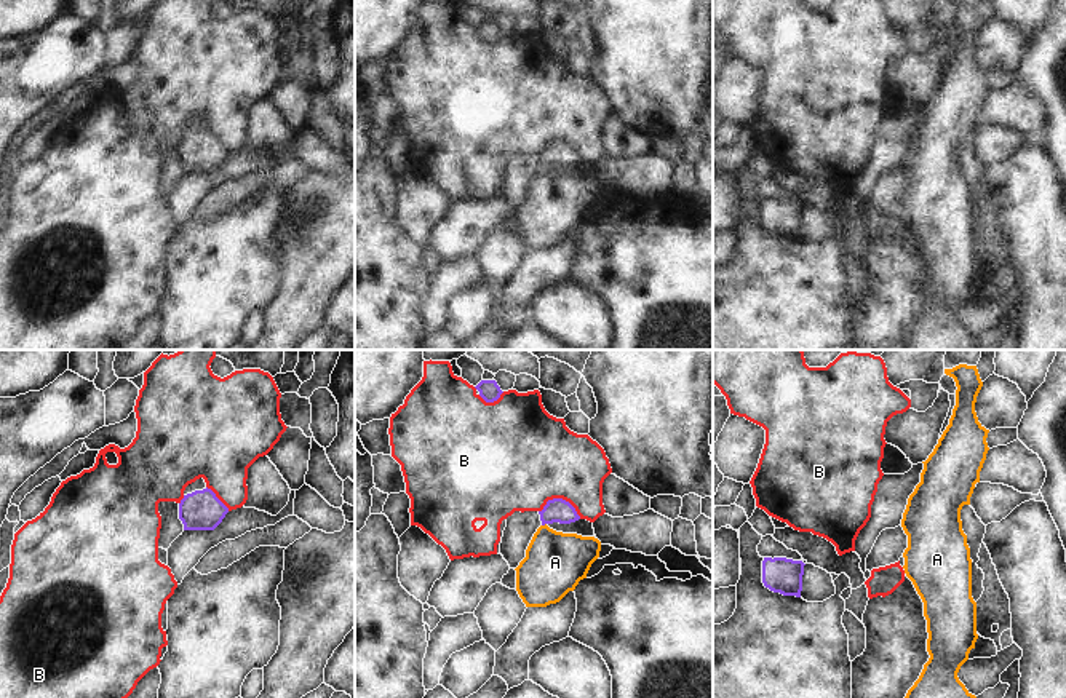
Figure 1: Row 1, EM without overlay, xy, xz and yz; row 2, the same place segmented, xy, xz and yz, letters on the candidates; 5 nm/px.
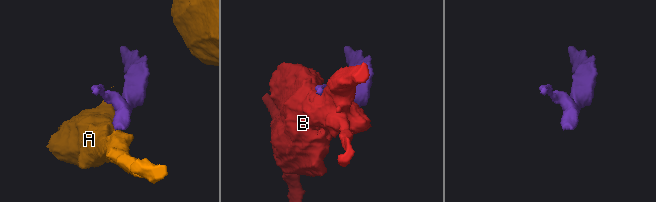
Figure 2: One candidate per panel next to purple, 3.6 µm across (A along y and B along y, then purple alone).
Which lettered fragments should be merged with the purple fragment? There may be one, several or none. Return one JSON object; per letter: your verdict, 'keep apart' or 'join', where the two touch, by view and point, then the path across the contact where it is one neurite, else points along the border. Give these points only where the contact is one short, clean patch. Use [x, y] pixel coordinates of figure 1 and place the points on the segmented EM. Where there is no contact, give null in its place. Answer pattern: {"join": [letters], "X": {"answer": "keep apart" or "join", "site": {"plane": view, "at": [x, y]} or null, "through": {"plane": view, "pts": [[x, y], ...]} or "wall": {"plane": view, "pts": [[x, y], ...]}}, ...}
{"join": [], "A": {"answer": "keep apart", "site": {"plane": "xz", "at": [544, 524]}, "wall": {"plane": "xz", "pts": [[545, 523], [542, 526]]}}, "B": {"answer": "keep apart", "site": {"plane": "xz", "at": [561, 499]}}}

